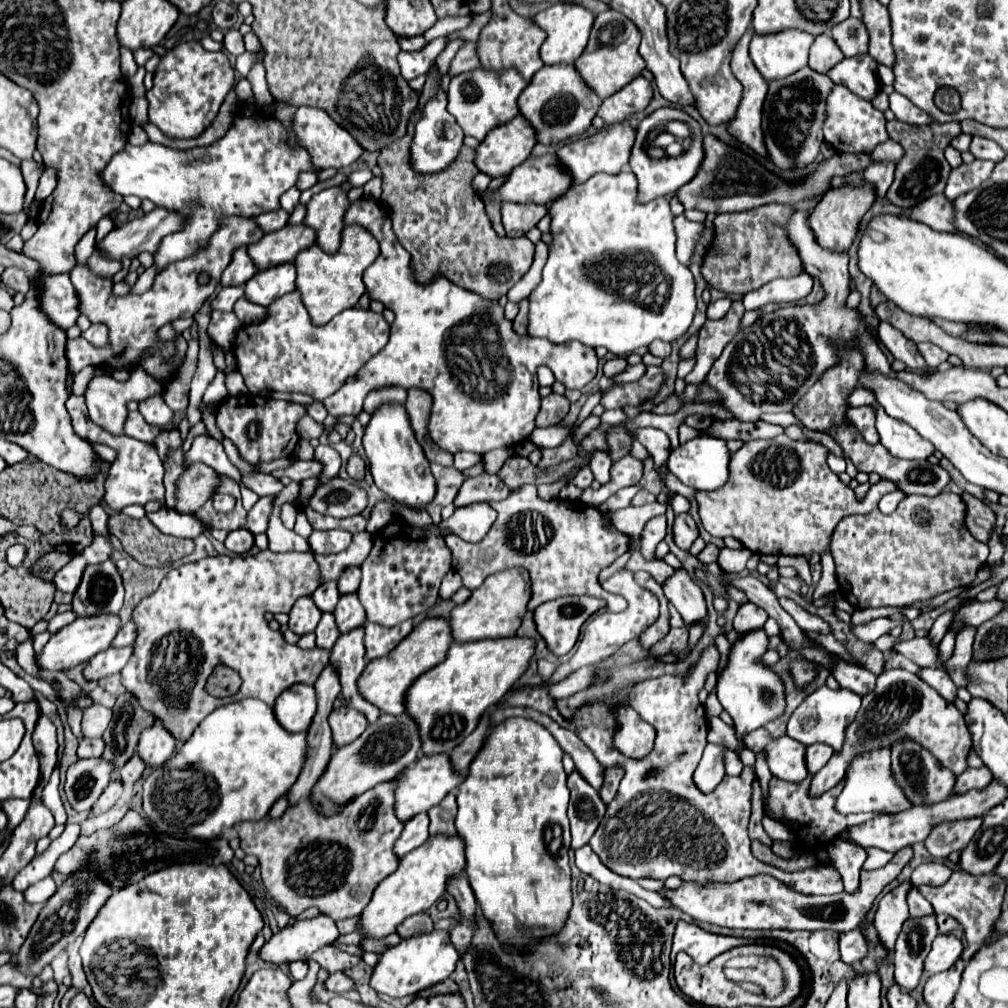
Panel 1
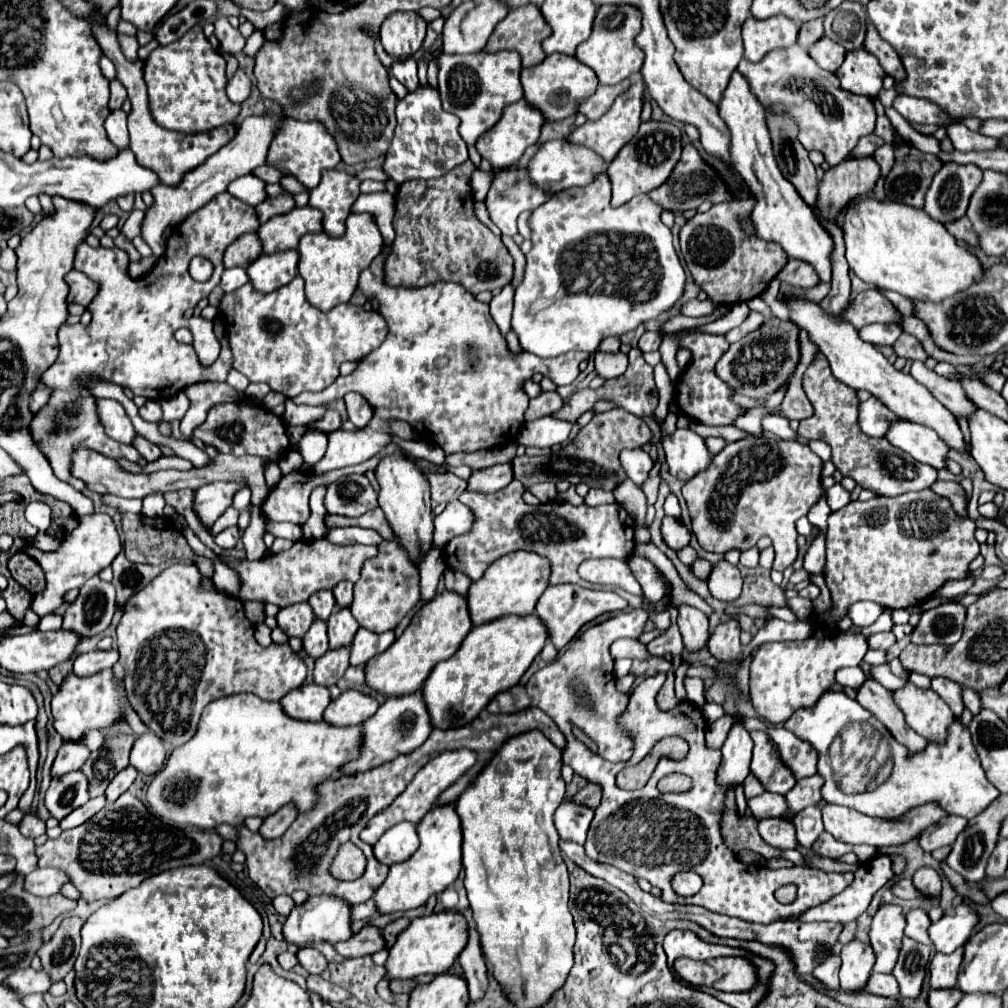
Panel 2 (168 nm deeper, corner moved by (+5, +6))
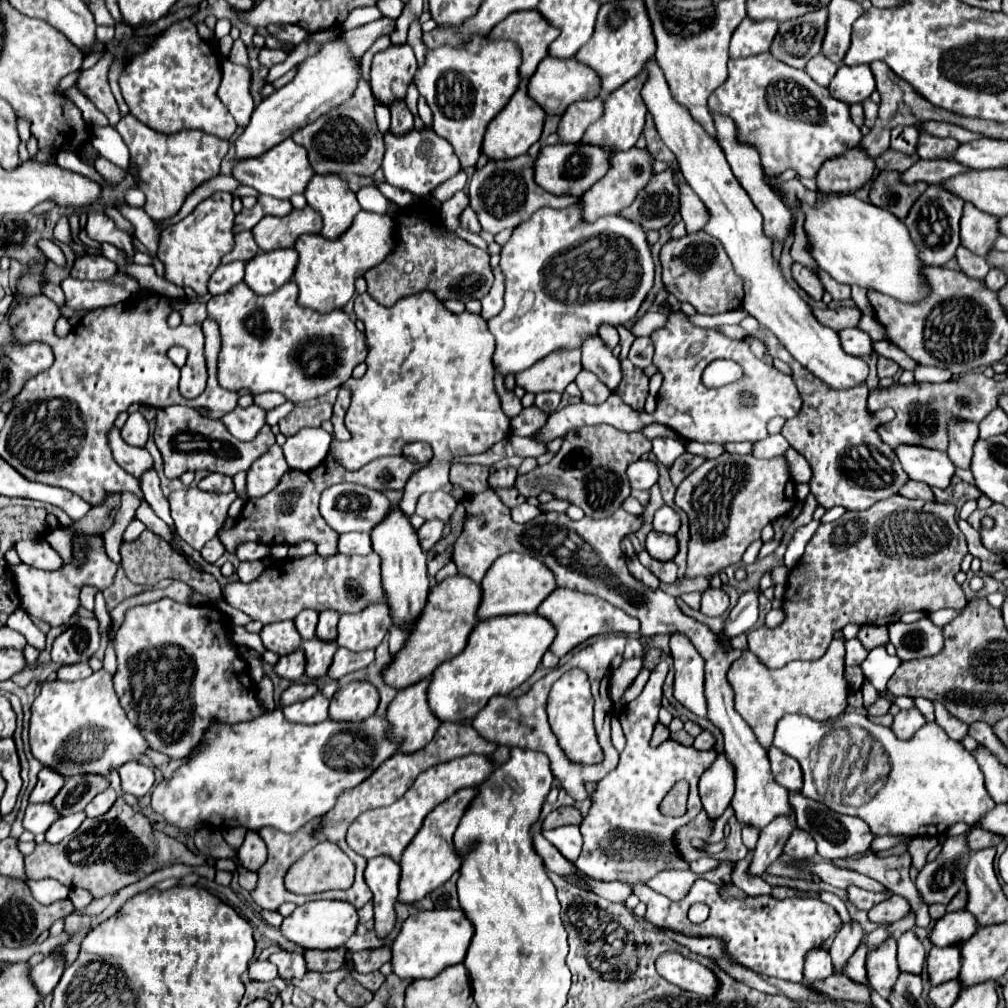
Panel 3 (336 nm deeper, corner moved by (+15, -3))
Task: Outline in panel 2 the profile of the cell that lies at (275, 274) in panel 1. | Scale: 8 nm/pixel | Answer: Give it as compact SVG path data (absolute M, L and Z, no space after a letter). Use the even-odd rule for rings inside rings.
M276 251L276 253L262 253L254 263L248 267L248 277L254 289L262 293L270 293L286 283L290 283L296 275L298 267L298 251Z

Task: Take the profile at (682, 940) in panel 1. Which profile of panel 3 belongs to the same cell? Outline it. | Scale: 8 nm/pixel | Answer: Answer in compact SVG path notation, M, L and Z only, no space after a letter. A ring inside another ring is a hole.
M676 950L662 952L656 960L656 970L668 982L684 990L696 992L708 1000L714 1000L714 996L718 994L718 988L720 988L718 976L710 968L682 956Z

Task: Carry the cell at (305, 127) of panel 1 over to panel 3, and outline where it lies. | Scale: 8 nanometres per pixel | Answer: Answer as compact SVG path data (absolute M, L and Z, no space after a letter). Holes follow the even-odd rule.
M292 138L280 142L276 148L268 150L264 156L260 156L256 162L240 162L234 164L232 174L246 186L256 188L260 194L268 194L280 200L288 200L294 194L304 194L306 184L312 180L314 176L314 168L308 160L308 152L304 146L296 144Z

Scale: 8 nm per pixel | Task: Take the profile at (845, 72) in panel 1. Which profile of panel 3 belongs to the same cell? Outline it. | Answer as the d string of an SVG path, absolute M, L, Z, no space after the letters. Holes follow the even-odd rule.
M868 64L862 66L840 66L832 78L830 94L846 104L860 104L874 92L874 76Z

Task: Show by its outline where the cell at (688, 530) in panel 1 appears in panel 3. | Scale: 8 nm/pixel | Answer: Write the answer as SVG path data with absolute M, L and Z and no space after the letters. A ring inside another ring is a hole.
M650 532L646 536L646 550L652 558L656 560L674 560L674 556L678 554L678 542L674 536L668 534L660 534L660 532Z

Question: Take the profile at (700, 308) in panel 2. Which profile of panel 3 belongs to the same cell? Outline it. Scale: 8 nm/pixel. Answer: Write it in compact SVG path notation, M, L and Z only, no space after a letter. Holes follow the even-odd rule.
M648 312L644 314L634 326L632 326L632 332L636 336L650 336L656 328L664 328L664 324L668 322L668 316L662 314L662 312Z

